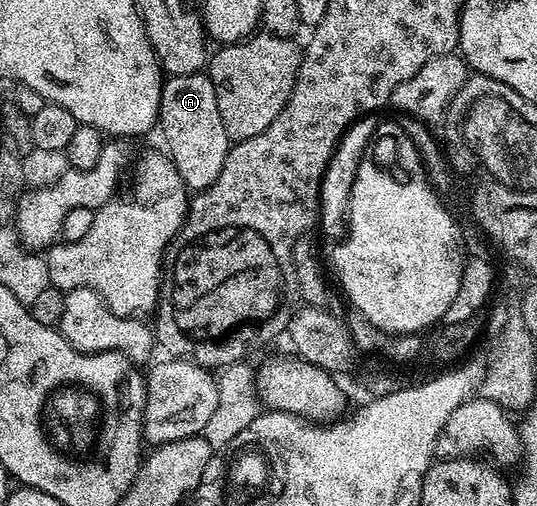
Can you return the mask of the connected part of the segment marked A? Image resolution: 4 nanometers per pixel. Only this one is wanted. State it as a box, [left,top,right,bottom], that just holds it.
[159,72,231,191]

